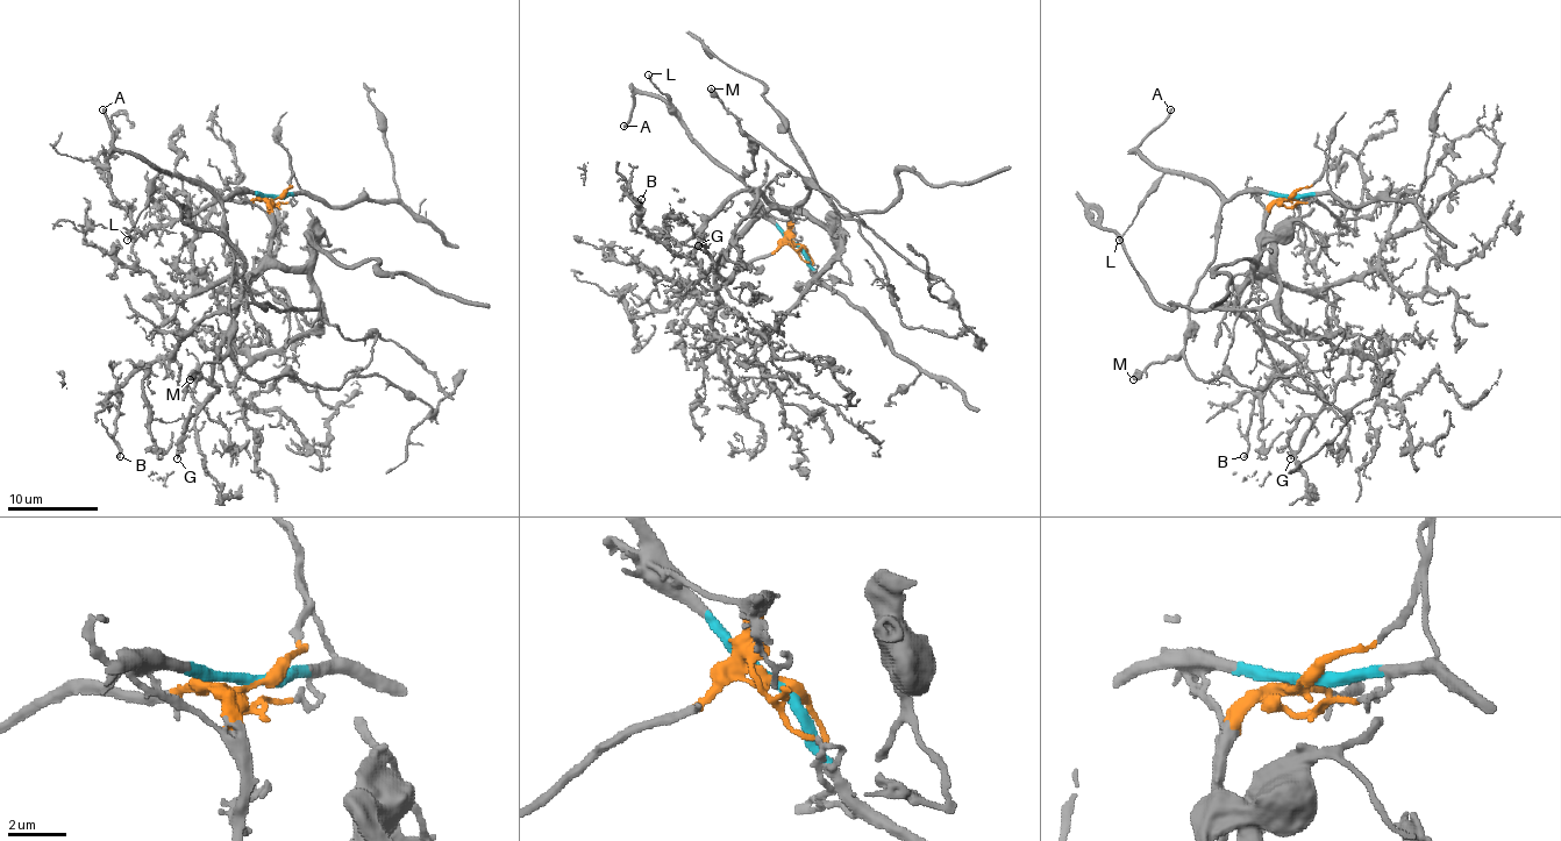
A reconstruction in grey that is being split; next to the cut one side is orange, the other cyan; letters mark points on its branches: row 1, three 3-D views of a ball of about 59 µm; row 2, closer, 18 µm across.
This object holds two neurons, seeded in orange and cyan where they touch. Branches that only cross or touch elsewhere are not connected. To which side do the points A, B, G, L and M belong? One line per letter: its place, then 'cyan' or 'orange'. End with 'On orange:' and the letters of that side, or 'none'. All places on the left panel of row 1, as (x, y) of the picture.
A: at (102, 109); cyan
B: at (120, 456); orange
G: at (177, 458); orange
L: at (127, 240); cyan
M: at (190, 379); cyan
On orange: B, G

